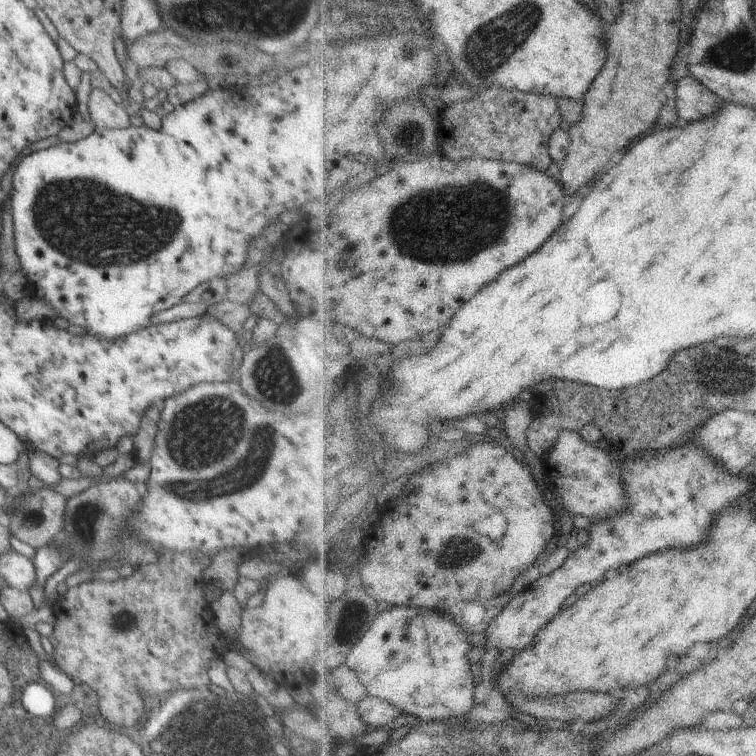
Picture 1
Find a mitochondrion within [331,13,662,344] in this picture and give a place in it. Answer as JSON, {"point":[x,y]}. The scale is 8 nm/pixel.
{"point":[432,230]}

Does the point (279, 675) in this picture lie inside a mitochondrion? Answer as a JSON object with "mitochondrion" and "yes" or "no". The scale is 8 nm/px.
{"mitochondrion":"no"}

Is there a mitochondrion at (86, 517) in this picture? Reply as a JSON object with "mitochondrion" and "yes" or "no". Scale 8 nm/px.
{"mitochondrion":"yes"}

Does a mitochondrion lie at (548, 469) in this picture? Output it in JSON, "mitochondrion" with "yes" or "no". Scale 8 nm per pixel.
{"mitochondrion":"no"}

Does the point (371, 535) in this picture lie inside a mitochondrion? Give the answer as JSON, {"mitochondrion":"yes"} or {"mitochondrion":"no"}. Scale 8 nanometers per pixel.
{"mitochondrion":"no"}

